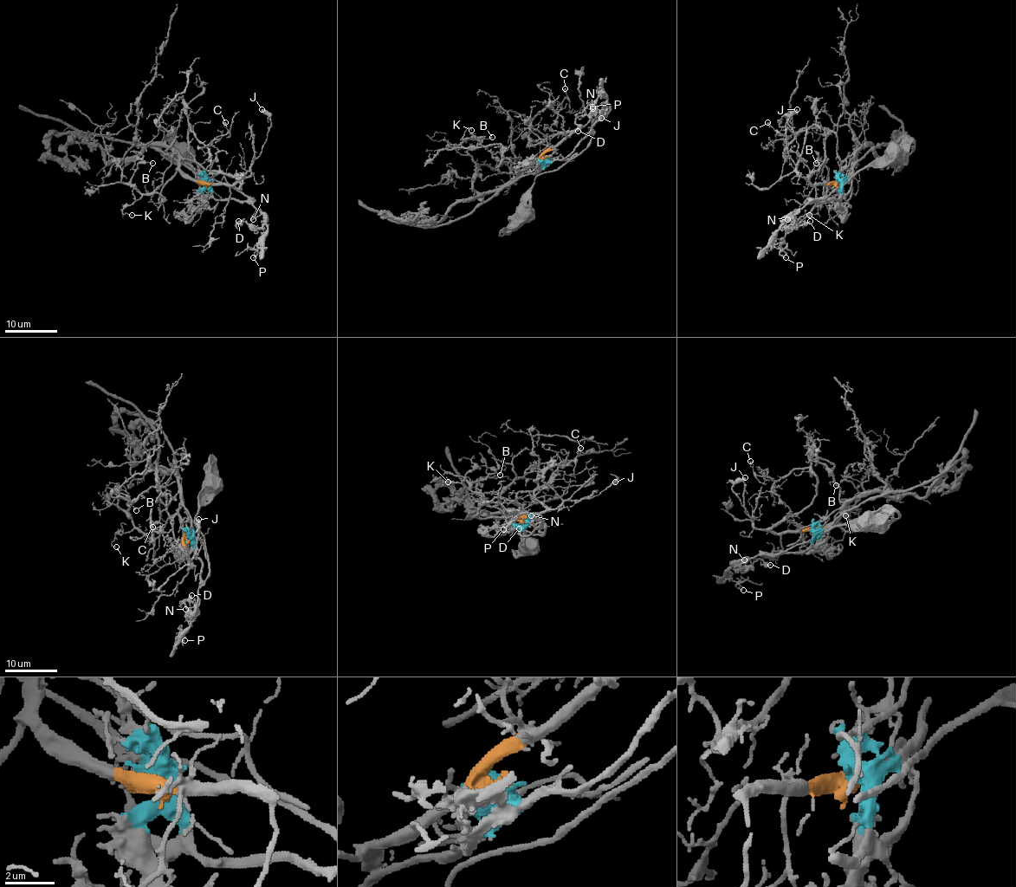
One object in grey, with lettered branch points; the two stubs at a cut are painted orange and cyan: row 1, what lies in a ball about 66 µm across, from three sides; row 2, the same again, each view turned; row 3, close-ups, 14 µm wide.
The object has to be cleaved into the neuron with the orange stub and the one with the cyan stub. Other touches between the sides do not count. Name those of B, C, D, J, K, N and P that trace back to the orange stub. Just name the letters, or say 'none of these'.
B, C, J, K

